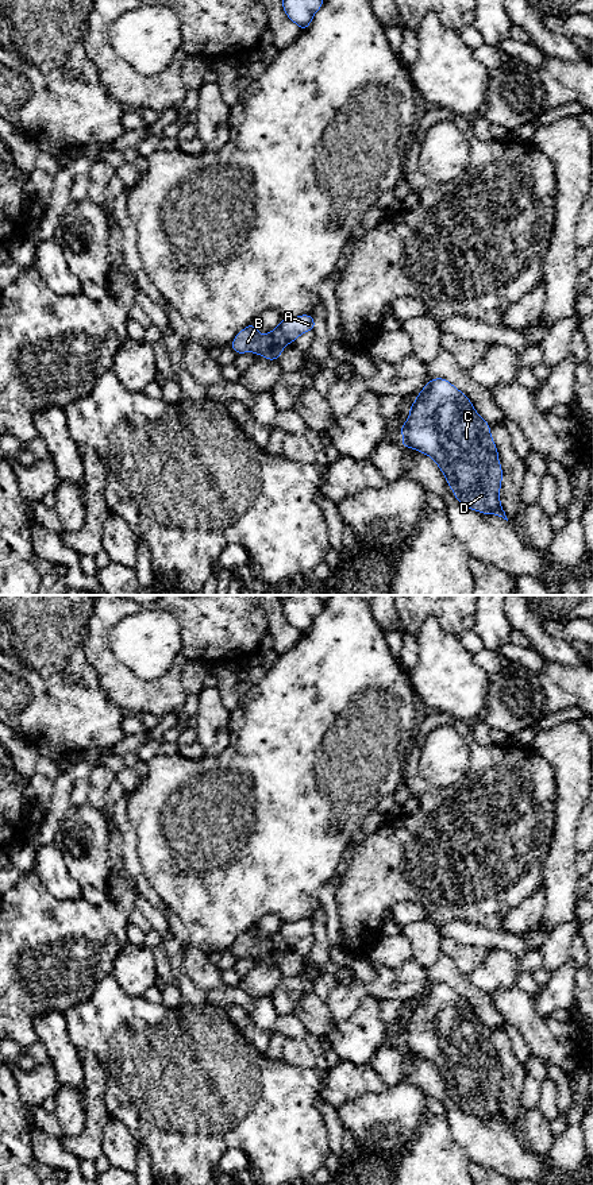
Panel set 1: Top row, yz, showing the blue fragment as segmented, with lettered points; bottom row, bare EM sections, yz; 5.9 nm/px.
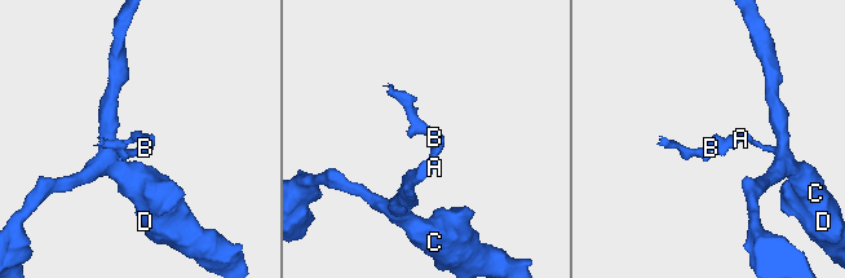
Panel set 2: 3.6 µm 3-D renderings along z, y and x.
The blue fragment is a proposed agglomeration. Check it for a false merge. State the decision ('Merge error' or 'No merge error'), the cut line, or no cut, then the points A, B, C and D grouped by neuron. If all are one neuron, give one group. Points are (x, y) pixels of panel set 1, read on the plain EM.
Merge error. Split along yz (278, 931), (288, 948). Groups: A C D / B

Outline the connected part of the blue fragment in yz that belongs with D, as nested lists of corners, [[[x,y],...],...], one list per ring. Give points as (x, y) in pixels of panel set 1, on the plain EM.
[[[431,984],[417,999],[409,1012],[409,1023],[400,1032],[403,1050],[415,1053],[436,1066],[462,1111],[482,1119],[496,1119],[508,1126],[500,1108],[502,1073],[490,1039],[490,1030],[478,1020],[461,995],[447,984]]]

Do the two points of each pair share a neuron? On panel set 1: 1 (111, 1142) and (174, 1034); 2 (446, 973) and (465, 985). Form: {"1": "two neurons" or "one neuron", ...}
{"1": "two neurons", "2": "one neuron"}

